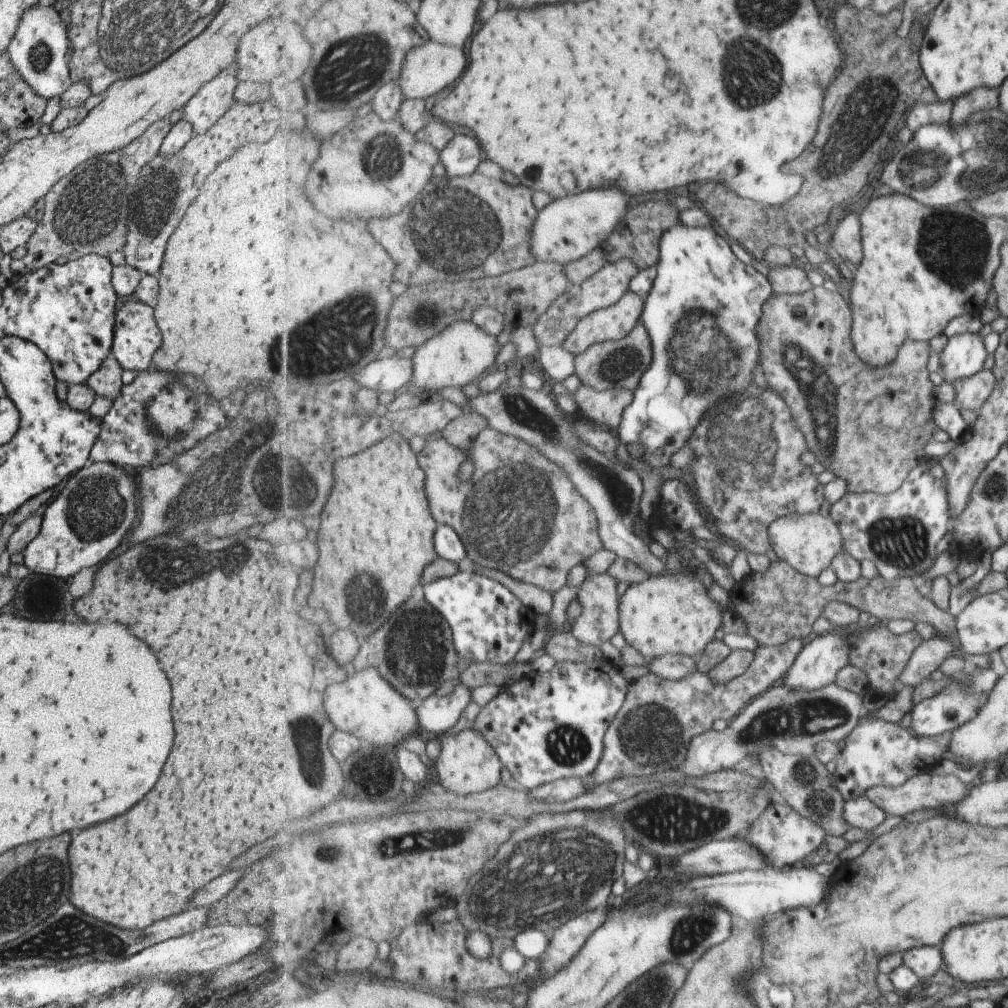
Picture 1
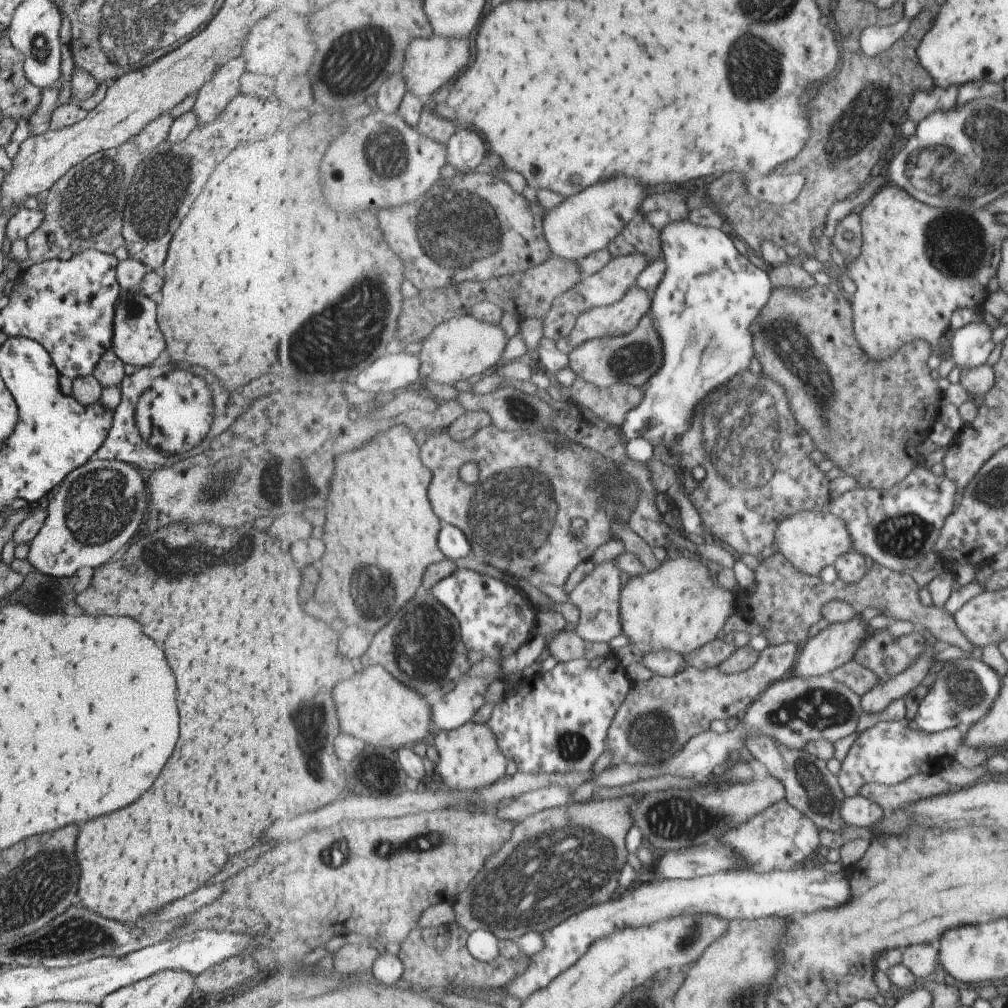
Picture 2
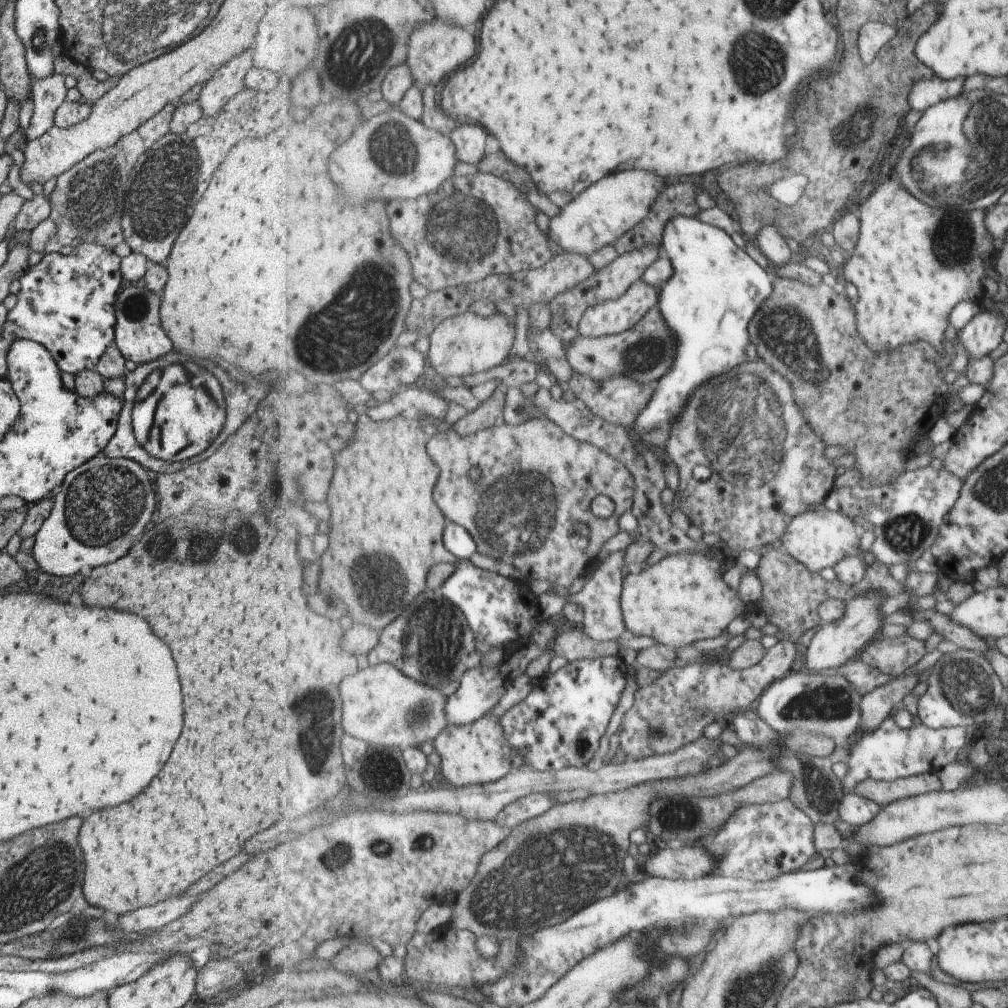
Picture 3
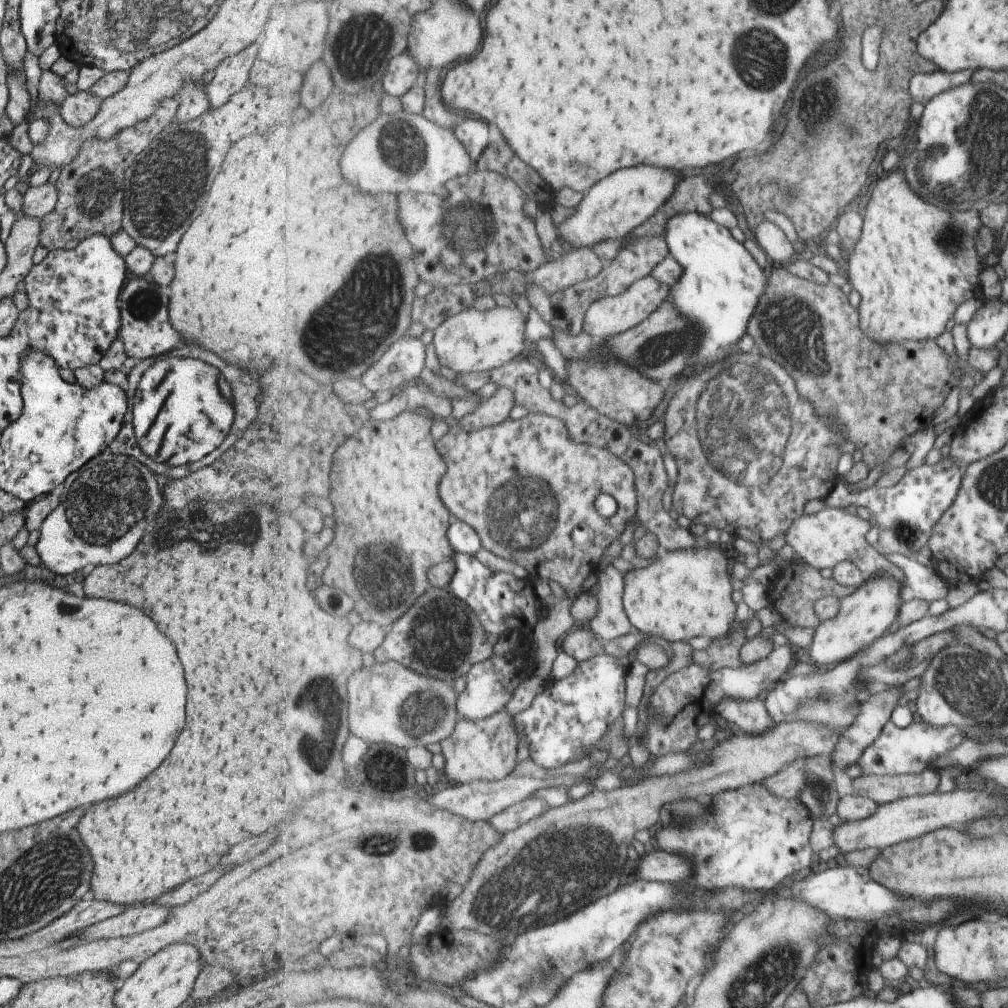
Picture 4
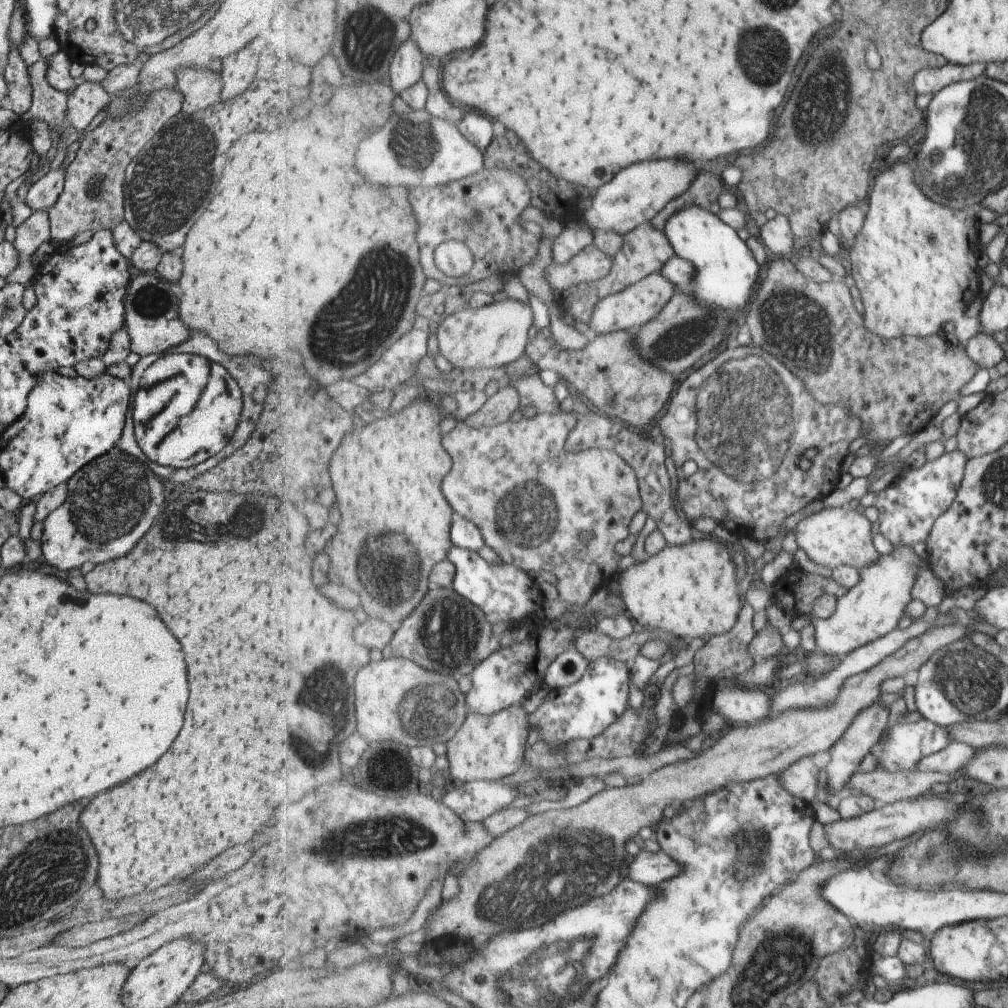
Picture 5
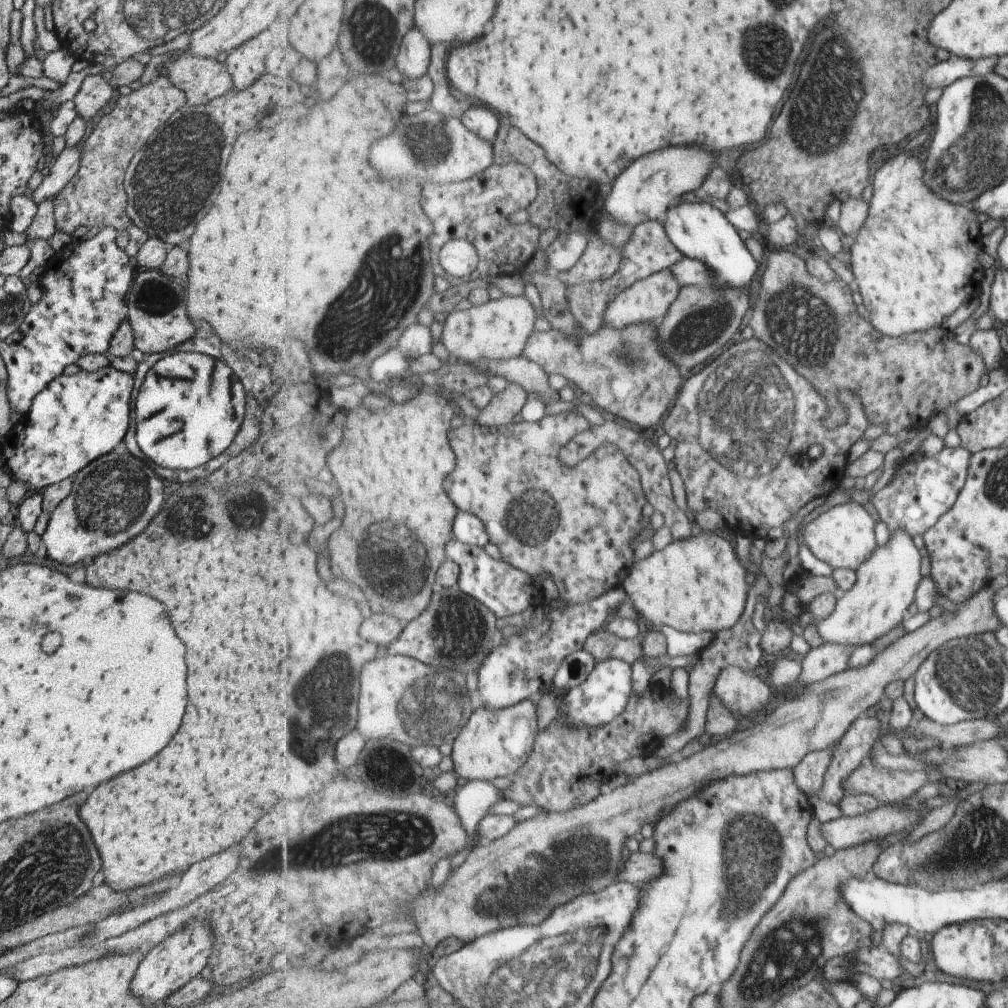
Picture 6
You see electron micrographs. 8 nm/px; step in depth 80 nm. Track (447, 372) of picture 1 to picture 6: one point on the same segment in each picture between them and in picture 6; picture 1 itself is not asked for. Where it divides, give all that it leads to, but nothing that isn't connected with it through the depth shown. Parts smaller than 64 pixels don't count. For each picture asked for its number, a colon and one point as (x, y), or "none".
2: (463, 347)
3: (468, 344)
4: (472, 341)
5: (494, 335)
6: (500, 329)

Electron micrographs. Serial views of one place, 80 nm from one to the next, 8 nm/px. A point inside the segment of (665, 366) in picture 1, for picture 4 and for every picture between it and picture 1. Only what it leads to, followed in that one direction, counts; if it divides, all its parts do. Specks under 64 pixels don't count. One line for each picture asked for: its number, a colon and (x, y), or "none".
2: (710, 294)
3: (716, 289)
4: (722, 284)

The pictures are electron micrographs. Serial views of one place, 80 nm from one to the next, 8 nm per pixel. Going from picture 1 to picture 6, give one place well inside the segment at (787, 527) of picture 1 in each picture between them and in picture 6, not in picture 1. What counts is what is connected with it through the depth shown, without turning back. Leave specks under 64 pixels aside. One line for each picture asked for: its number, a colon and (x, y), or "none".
2: (812, 540)
3: (821, 538)
4: (825, 539)
5: (833, 537)
6: (844, 536)

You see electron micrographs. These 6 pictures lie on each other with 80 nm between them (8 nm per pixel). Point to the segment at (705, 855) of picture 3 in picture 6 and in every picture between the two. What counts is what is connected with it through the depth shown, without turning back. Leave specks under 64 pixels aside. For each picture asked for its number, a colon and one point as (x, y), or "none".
4: (663, 866)
5: (648, 868)
6: (639, 868)

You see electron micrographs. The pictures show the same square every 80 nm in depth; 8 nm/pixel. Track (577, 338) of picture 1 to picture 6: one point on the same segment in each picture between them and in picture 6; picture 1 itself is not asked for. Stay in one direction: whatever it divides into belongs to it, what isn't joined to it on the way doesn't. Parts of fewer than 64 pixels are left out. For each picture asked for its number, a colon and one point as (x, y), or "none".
2: (615, 320)
3: (612, 317)
4: (611, 316)
5: (632, 308)
6: (650, 299)

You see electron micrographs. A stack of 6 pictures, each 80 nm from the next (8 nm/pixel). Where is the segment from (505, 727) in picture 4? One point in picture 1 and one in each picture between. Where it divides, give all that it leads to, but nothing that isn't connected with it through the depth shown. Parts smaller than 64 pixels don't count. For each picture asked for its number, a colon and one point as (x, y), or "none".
1: (468, 764)
2: (471, 758)
3: (472, 754)

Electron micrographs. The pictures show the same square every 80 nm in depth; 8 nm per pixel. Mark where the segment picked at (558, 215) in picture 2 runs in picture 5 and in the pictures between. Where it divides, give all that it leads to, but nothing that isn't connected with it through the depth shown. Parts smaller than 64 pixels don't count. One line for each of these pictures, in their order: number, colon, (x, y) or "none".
3: (600, 215)
4: (613, 208)
5: (637, 194)

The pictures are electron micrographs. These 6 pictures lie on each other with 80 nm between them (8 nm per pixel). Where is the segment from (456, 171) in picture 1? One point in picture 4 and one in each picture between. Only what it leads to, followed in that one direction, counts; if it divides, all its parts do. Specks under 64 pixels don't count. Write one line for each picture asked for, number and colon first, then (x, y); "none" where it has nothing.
2: (467, 149)
3: (470, 139)
4: (474, 133)

